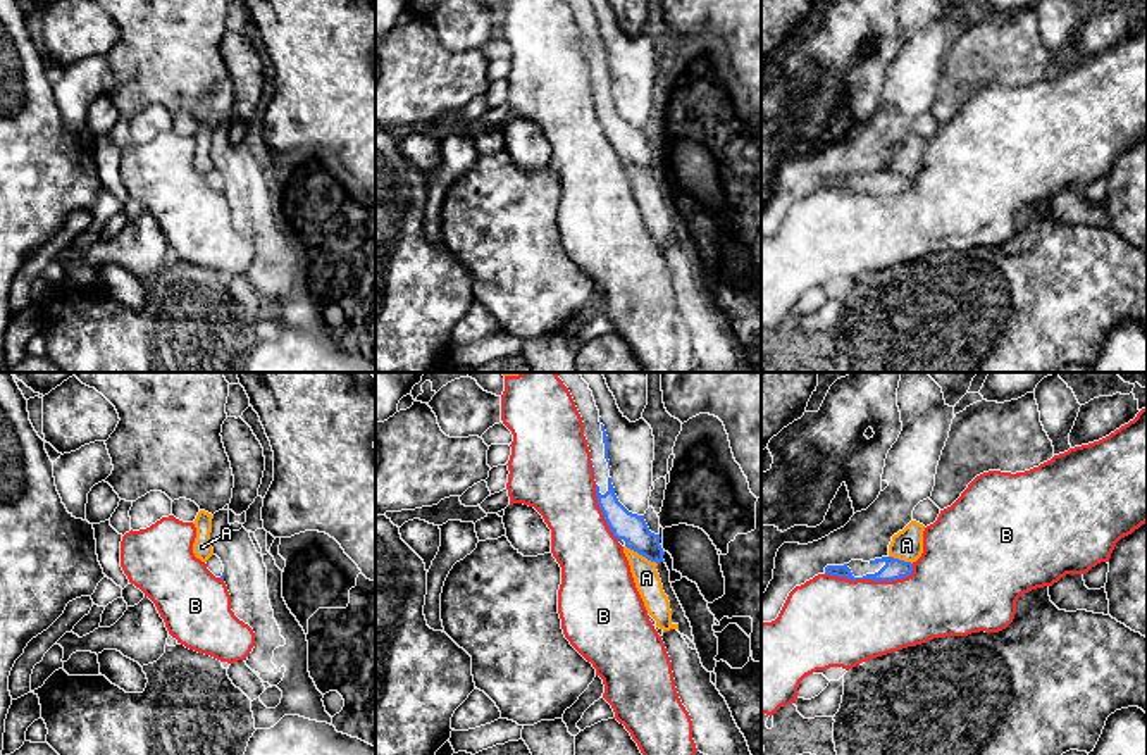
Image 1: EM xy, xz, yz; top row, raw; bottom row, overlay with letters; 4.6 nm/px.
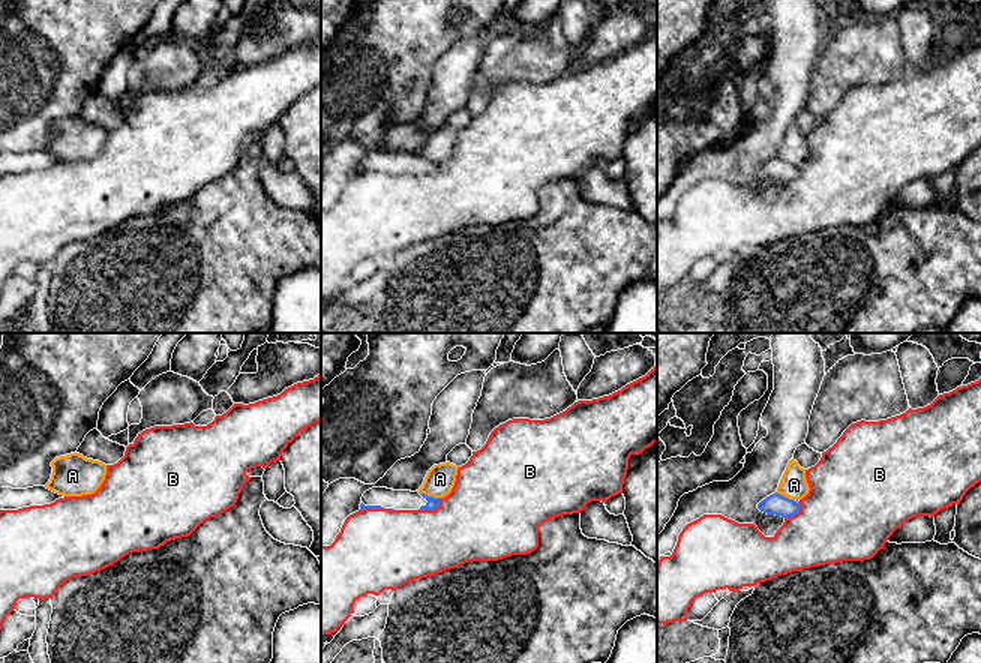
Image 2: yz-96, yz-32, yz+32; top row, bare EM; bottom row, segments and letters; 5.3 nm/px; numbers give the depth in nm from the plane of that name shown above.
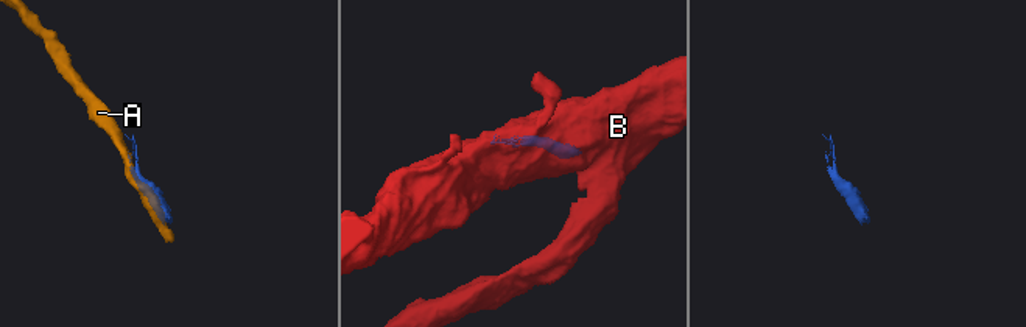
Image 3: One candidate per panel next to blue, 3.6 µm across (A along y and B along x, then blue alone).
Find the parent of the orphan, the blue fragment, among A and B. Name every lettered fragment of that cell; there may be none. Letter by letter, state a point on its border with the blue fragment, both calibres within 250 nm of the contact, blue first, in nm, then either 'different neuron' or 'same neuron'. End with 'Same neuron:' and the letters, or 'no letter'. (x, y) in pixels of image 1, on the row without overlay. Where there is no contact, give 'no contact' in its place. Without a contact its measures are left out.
A: xz (641, 168) | 140/120 nm | different neuron
B: yz (872, 193) | 100/420 nm | different neuron
Same neuron: no letter

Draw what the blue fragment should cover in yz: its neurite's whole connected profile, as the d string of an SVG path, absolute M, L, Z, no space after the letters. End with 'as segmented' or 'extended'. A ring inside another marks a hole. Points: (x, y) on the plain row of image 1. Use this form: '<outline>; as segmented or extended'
M882 171L870 176L851 174L844 179L827 179L825 188L856 193L871 193L871 195L896 195L911 190L913 178L904 176L894 171Z; extended

